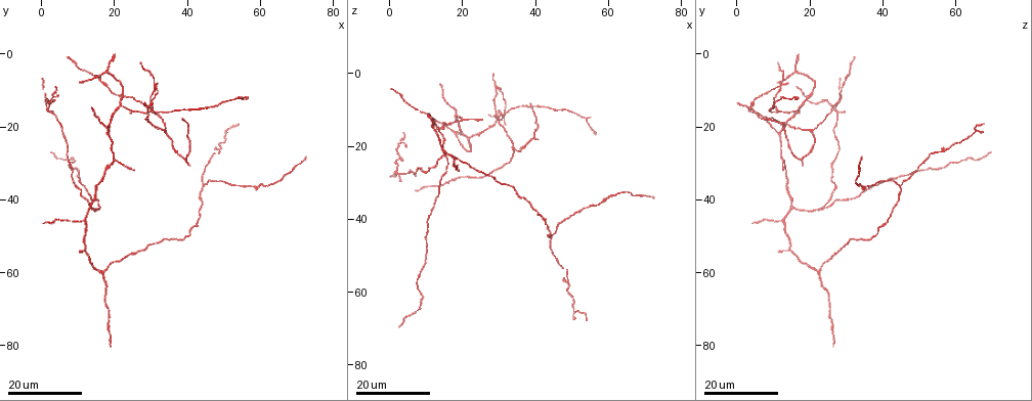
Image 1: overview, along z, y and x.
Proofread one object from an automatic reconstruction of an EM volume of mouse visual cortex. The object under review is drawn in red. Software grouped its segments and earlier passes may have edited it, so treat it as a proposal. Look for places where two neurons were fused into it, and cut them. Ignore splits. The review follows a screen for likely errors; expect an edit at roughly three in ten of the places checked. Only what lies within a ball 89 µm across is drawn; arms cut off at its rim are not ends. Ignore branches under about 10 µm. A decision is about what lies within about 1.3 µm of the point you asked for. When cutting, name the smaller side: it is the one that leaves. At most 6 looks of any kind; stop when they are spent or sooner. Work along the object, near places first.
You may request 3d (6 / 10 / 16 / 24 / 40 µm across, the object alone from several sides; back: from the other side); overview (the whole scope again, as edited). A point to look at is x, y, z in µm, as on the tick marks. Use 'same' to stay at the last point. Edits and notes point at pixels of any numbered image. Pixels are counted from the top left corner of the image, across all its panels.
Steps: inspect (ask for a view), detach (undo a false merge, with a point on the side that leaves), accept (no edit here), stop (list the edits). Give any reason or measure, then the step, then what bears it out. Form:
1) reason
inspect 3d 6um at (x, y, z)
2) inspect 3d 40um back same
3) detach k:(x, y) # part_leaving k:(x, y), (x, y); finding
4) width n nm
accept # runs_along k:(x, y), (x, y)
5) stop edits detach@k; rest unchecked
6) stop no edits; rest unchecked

branch point
inspect 3d 24um at (33.5, 21.0, 20.5)

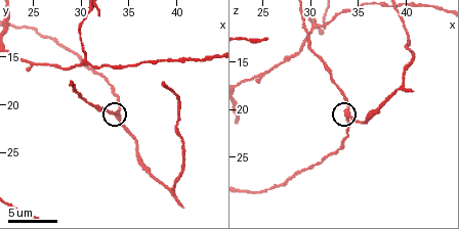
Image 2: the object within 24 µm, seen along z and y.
inspect 3d 6um at (33.8, 21.4, 20.4)

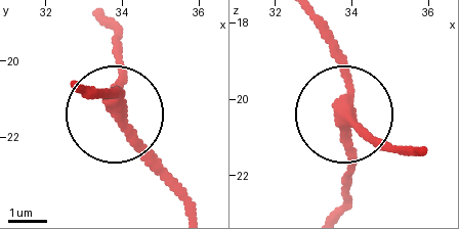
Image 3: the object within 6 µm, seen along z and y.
width 290 nm
accept # runs_along 3:(309, 19), (351, 117), (414, 153); continuous, no second neuron

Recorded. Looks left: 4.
three-way junction
inspect 3d 24um at (31.5, 9.5, 11.0)

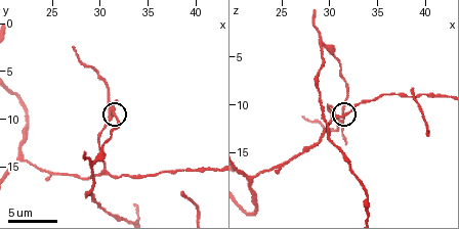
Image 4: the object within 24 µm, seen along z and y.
zoom in
inspect 3d 10um same

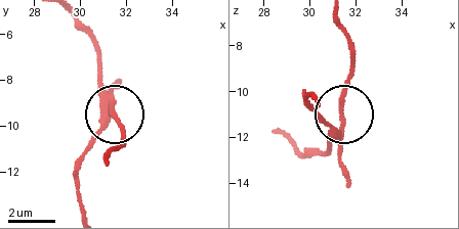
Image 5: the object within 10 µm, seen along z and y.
detach 5:(116, 86) # part_leaving 5:(111, 96), (111, 111), (123, 135), (106, 158); a second neuron is stuck on

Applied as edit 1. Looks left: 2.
stop edits detach@5; rest unchecked

